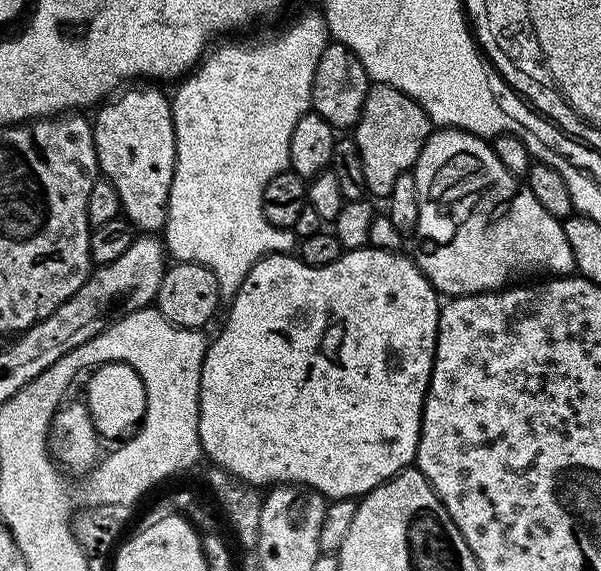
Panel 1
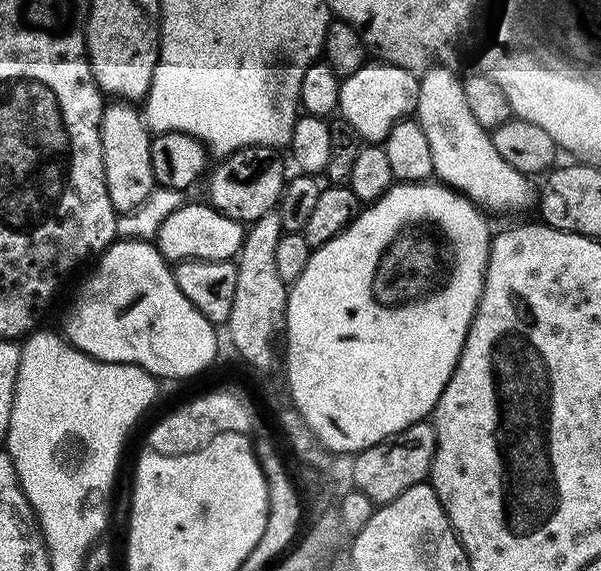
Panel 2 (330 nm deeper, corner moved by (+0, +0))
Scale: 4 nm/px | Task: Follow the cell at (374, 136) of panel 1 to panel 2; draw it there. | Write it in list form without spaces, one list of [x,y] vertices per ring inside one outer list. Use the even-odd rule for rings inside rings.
[[[365,62],[356,73],[340,81],[339,115],[364,142],[383,142],[390,134],[392,127],[415,113],[416,103],[420,100],[420,81],[413,69],[400,68],[397,64],[387,62],[379,63]]]

